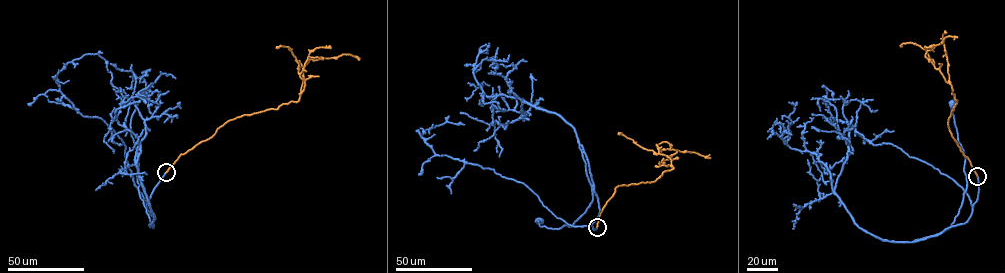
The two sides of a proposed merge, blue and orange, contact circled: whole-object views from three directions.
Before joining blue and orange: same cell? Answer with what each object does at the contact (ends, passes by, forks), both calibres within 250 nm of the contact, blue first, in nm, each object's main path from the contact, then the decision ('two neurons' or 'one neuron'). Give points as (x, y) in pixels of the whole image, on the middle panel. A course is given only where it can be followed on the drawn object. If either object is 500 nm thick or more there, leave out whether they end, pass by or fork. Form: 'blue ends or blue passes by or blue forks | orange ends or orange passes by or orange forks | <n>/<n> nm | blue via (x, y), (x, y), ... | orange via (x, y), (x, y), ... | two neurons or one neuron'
blue ends | orange ends | 240/280 nm | blue via (596, 227), (590, 225), (598, 216), (598, 199), (580, 144), (592, 201), (571, 226), (552, 229), (539, 222) | orange via (596, 227), (619, 185), (655, 181), (673, 169), (656, 145), (710, 158) | two neurons

